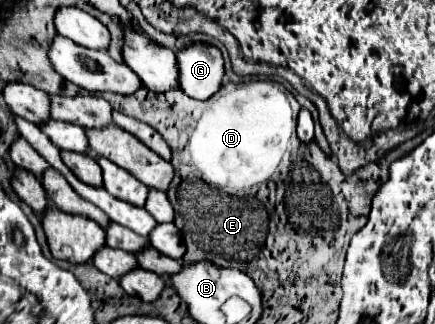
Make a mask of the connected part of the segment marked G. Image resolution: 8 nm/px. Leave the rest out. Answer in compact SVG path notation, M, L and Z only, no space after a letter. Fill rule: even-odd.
M196 43L176 53L180 69L180 89L192 99L206 101L220 91L224 81L224 59L216 47Z

